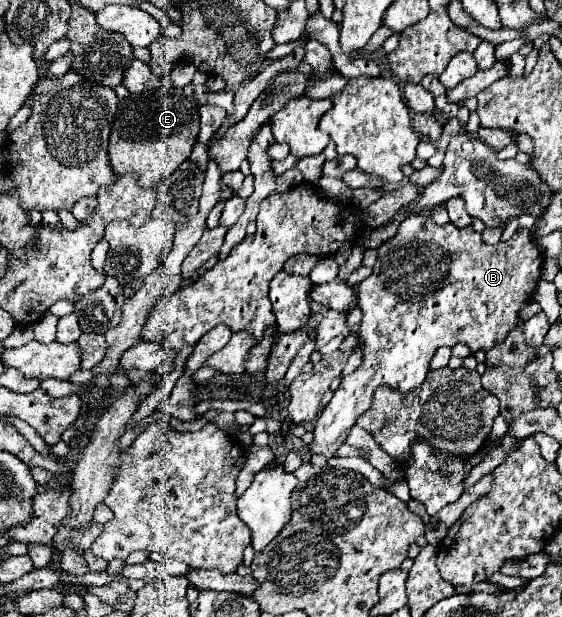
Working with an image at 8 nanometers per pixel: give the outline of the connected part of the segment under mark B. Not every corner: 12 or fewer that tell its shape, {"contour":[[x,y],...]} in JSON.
{"contour":[[405,218],[359,286],[365,358],[317,418],[335,456],[377,386],[419,388],[437,348],[517,326],[529,230]]}

